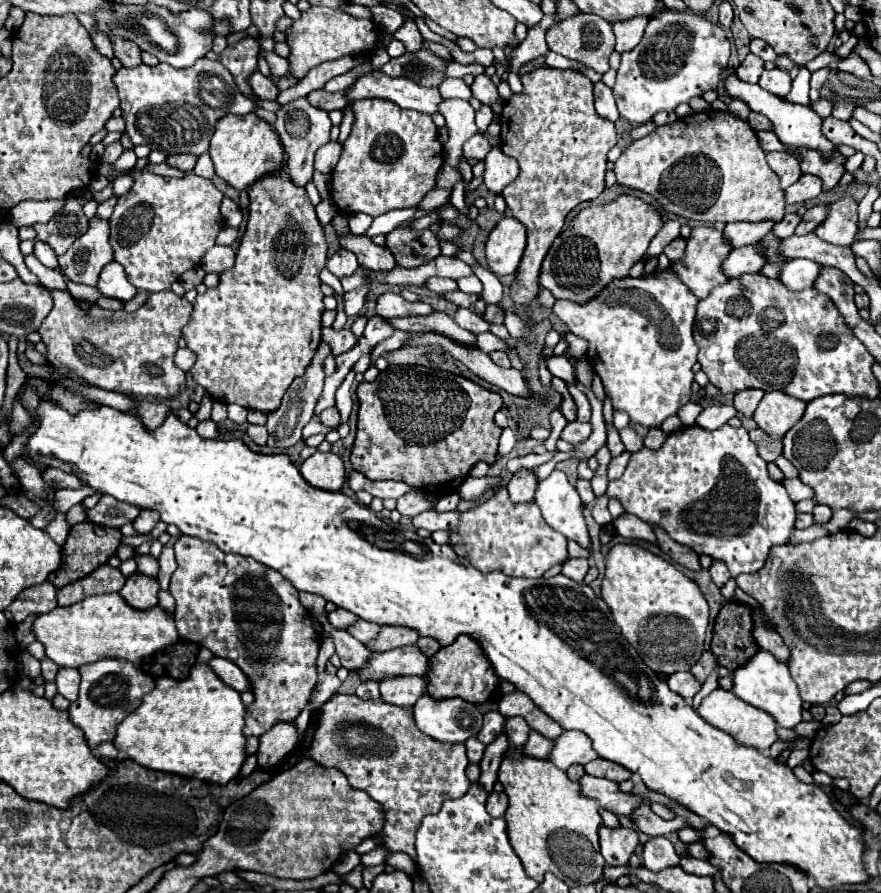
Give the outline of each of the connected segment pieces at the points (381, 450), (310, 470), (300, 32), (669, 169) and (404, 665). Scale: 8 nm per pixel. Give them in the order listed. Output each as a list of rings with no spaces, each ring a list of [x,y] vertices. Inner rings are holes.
[[[390,364],[374,382],[362,382],[358,386],[358,400],[358,432],[350,462],[354,470],[362,472],[370,480],[398,480],[412,488],[446,496],[458,490],[476,462],[484,460],[494,464],[502,432],[494,422],[494,414],[502,408],[502,396],[498,392],[490,392],[458,374],[430,370],[424,366]]]
[[[316,452],[300,462],[300,474],[316,488],[340,490],[346,474],[340,456],[334,452]]]
[[[312,6],[310,10],[302,12],[300,20],[294,20],[294,24],[286,30],[286,42],[290,46],[290,74],[294,78],[302,78],[310,68],[326,62],[336,60],[342,56],[354,56],[354,54],[368,54],[372,52],[382,40],[382,32],[372,20],[360,20],[354,18],[342,10],[332,10],[326,6]]]
[[[704,110],[694,112],[670,126],[658,126],[652,134],[636,140],[614,162],[614,174],[620,184],[638,188],[652,194],[668,212],[684,216],[688,220],[700,220],[708,224],[728,222],[778,222],[784,218],[786,202],[780,178],[766,164],[766,154],[750,124],[738,120],[730,112]]]
[[[416,644],[394,648],[390,652],[372,654],[370,662],[360,670],[362,680],[380,680],[384,676],[402,676],[416,674],[426,676],[426,654],[422,654]]]

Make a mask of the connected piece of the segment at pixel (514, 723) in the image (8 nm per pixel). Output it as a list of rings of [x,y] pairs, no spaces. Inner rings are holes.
[[[508,718],[506,724],[504,724],[504,732],[508,734],[510,744],[520,746],[520,744],[524,744],[528,740],[530,728],[526,726],[526,720],[524,718]]]

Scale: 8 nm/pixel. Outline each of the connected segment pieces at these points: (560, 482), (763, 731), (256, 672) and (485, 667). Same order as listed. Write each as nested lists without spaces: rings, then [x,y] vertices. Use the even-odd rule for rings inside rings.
[[[554,470],[546,480],[538,482],[534,502],[542,510],[548,526],[568,540],[578,542],[582,548],[588,546],[590,536],[582,516],[582,500],[564,472]]]
[[[716,688],[714,692],[710,692],[702,704],[698,706],[698,714],[712,726],[720,728],[722,732],[730,734],[732,738],[736,738],[736,742],[740,746],[750,746],[750,748],[756,748],[760,752],[764,750],[770,750],[770,746],[778,740],[778,734],[776,734],[776,728],[778,724],[774,722],[774,718],[770,718],[770,714],[766,714],[764,710],[758,710],[746,702],[742,702],[740,698],[736,698],[730,690],[722,690],[722,688]]]
[[[182,534],[174,550],[178,568],[168,592],[176,600],[178,634],[222,658],[228,658],[230,650],[238,652],[234,664],[246,670],[254,694],[254,704],[246,710],[244,734],[262,736],[278,720],[294,722],[316,684],[314,664],[320,646],[320,632],[300,604],[298,590],[276,570],[252,558],[222,554],[218,546],[198,538]]]
[[[458,636],[450,646],[444,646],[438,650],[438,654],[434,654],[430,658],[430,672],[428,672],[428,694],[432,698],[464,698],[472,704],[480,704],[486,702],[500,678],[494,674],[494,668],[490,666],[490,660],[486,658],[482,646],[478,640],[474,640],[472,636]]]

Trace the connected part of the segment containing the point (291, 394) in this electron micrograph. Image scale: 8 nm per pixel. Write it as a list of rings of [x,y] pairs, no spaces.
[[[322,342],[310,362],[310,366],[306,368],[306,374],[304,376],[298,376],[294,378],[294,382],[290,384],[290,388],[286,390],[284,398],[282,398],[282,404],[278,410],[274,410],[274,414],[268,414],[268,446],[270,448],[290,448],[294,446],[300,438],[302,438],[302,428],[312,420],[314,416],[314,406],[322,394],[322,382],[326,378],[324,374],[324,360],[326,356],[330,356],[330,344],[328,342]]]

